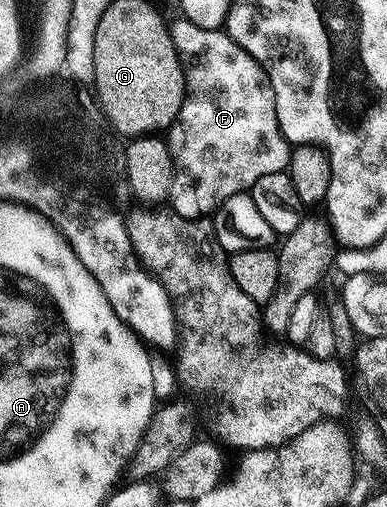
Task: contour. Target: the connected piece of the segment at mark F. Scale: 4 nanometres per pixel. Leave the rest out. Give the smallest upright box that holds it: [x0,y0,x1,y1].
[167,19,291,219]

